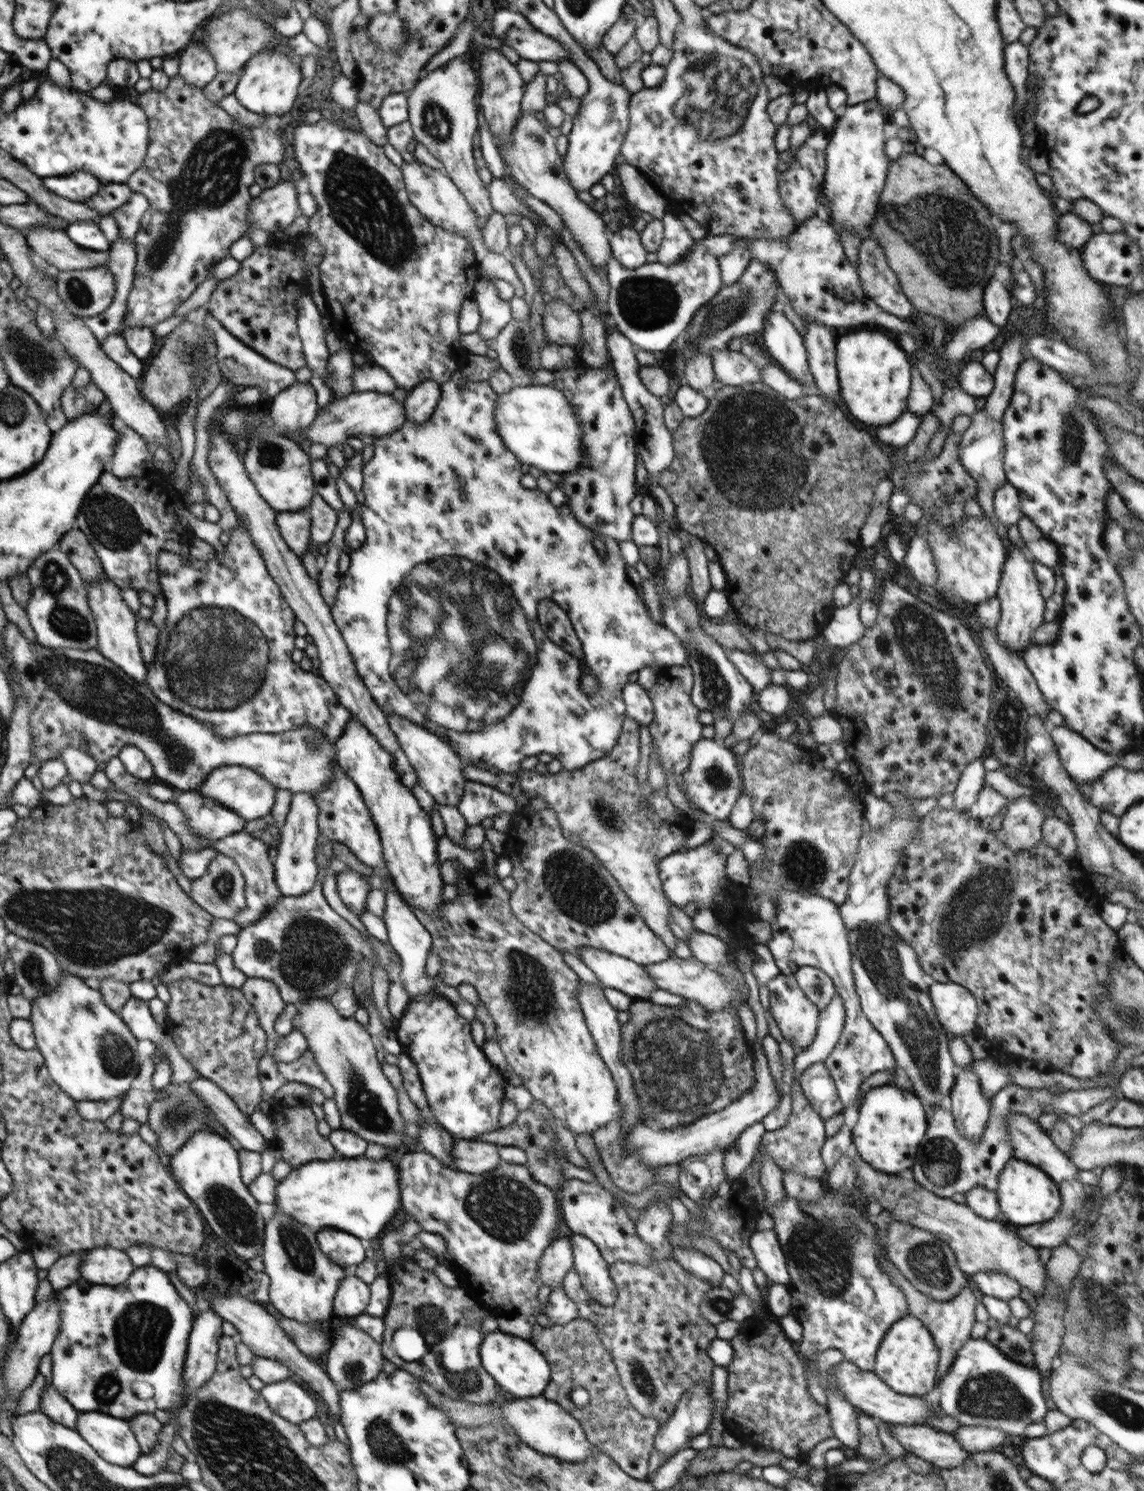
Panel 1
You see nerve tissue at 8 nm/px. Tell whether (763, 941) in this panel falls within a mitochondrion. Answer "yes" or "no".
no

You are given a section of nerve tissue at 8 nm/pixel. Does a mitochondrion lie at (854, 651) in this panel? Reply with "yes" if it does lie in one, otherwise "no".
no

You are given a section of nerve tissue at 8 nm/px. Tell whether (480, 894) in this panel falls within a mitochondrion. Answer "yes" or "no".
no

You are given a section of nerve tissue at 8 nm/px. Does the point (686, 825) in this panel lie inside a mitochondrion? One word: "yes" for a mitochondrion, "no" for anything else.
no

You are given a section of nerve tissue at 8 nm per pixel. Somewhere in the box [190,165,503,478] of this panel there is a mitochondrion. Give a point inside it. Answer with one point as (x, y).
(271, 456)

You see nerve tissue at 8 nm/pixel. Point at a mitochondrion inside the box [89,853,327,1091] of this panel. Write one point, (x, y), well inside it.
(117, 1056)

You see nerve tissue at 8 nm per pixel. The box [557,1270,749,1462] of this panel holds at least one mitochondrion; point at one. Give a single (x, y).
(639, 1373)

